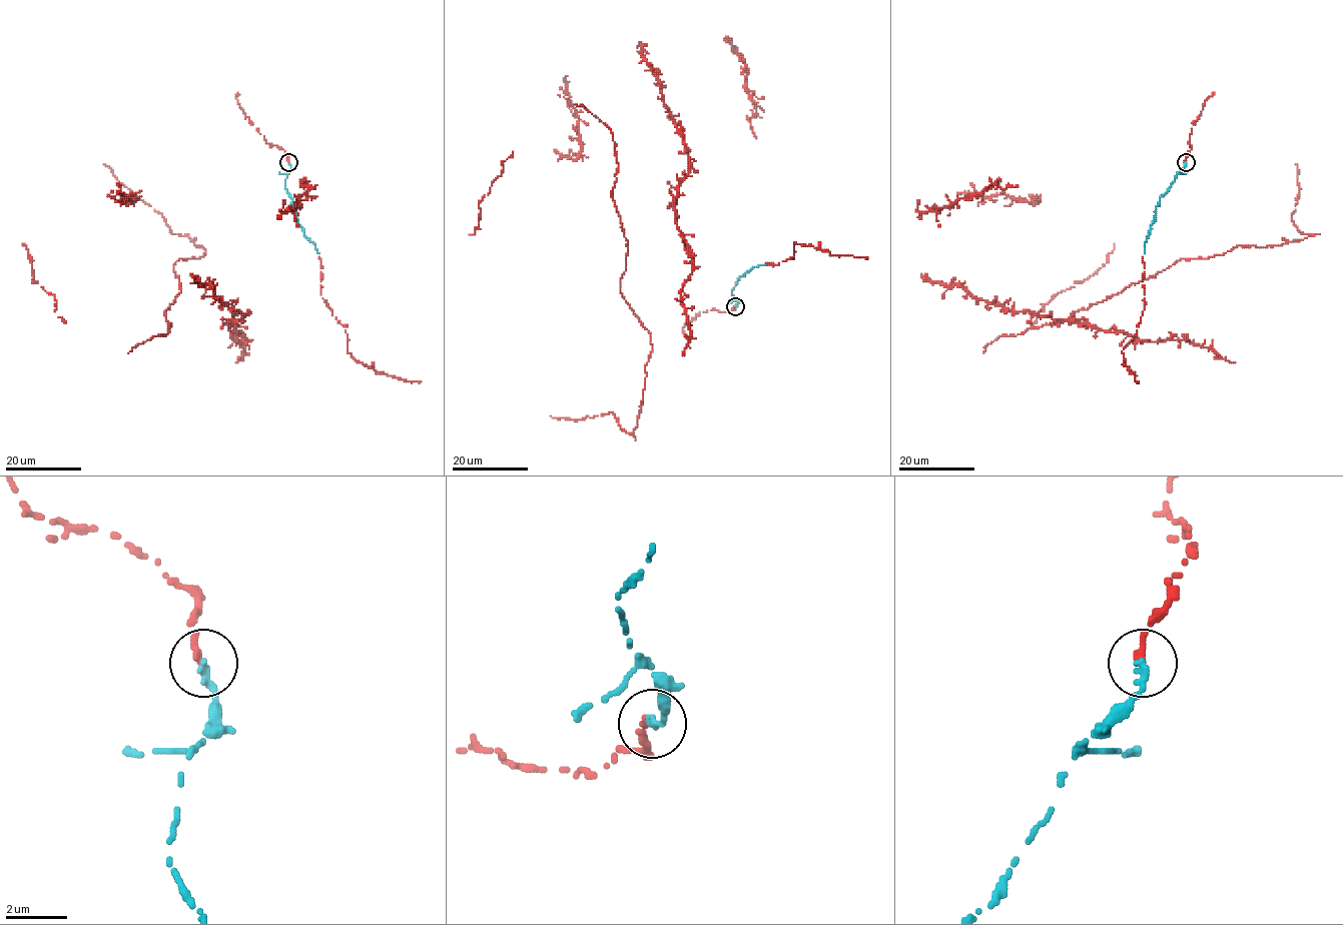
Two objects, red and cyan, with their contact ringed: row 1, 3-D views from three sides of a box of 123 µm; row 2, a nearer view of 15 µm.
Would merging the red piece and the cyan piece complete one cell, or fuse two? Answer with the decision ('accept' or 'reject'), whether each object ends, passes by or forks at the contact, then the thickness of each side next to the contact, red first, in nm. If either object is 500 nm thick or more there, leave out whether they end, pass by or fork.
accept | red ends | cyan ends | 220/260 nm

